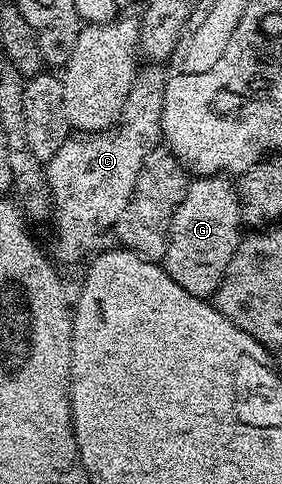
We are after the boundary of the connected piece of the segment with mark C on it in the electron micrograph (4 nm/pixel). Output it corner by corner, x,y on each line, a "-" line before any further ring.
147,64
134,80
132,91
128,91
126,110
113,129
71,136
45,162
48,187
52,187
54,200
53,256
59,262
62,260
66,265
74,265
81,257
89,258
99,248
97,245
101,243
102,236
113,230
120,215
124,215
124,207
128,207
130,196
134,194
136,179
144,167
144,159
148,159
148,151
155,149
163,140
166,75
167,70
161,64

